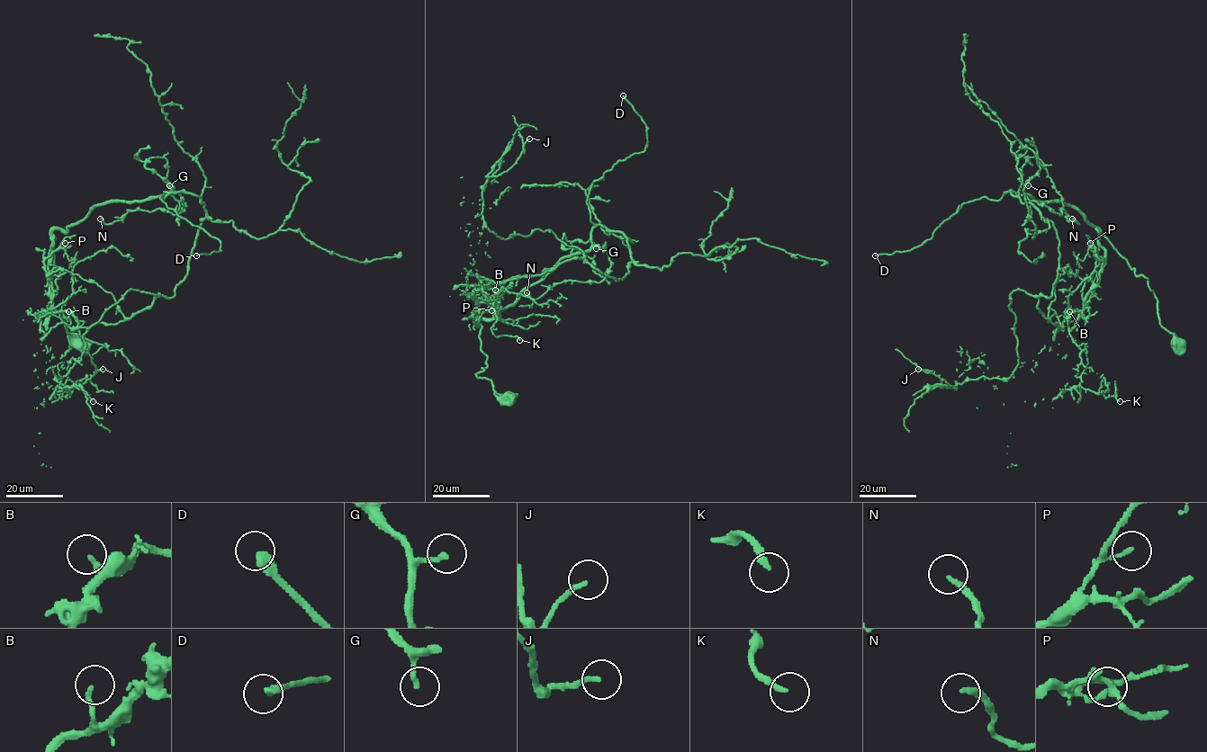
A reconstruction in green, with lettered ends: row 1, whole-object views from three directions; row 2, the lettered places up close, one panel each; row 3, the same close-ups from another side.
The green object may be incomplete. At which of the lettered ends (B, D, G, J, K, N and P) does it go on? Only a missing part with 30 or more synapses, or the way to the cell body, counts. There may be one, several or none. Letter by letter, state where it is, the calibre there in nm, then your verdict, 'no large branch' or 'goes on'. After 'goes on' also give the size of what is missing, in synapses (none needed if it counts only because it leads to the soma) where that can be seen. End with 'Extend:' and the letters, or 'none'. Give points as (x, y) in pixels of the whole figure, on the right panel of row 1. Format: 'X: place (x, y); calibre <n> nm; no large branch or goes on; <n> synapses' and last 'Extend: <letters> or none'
B: place (1069, 311); calibre 180 nm; no large branch
D: place (875, 255); calibre 320 nm; goes on; 60 synapses
G: place (1028, 185); calibre 190 nm; goes on; 30 synapses
J: place (918, 369); calibre 160 nm; no large branch
K: place (1120, 401); calibre 200 nm; no large branch
N: place (1072, 219); calibre 200 nm; no large branch
P: place (1090, 243); calibre 150 nm; no large branch
Extend: D, G

